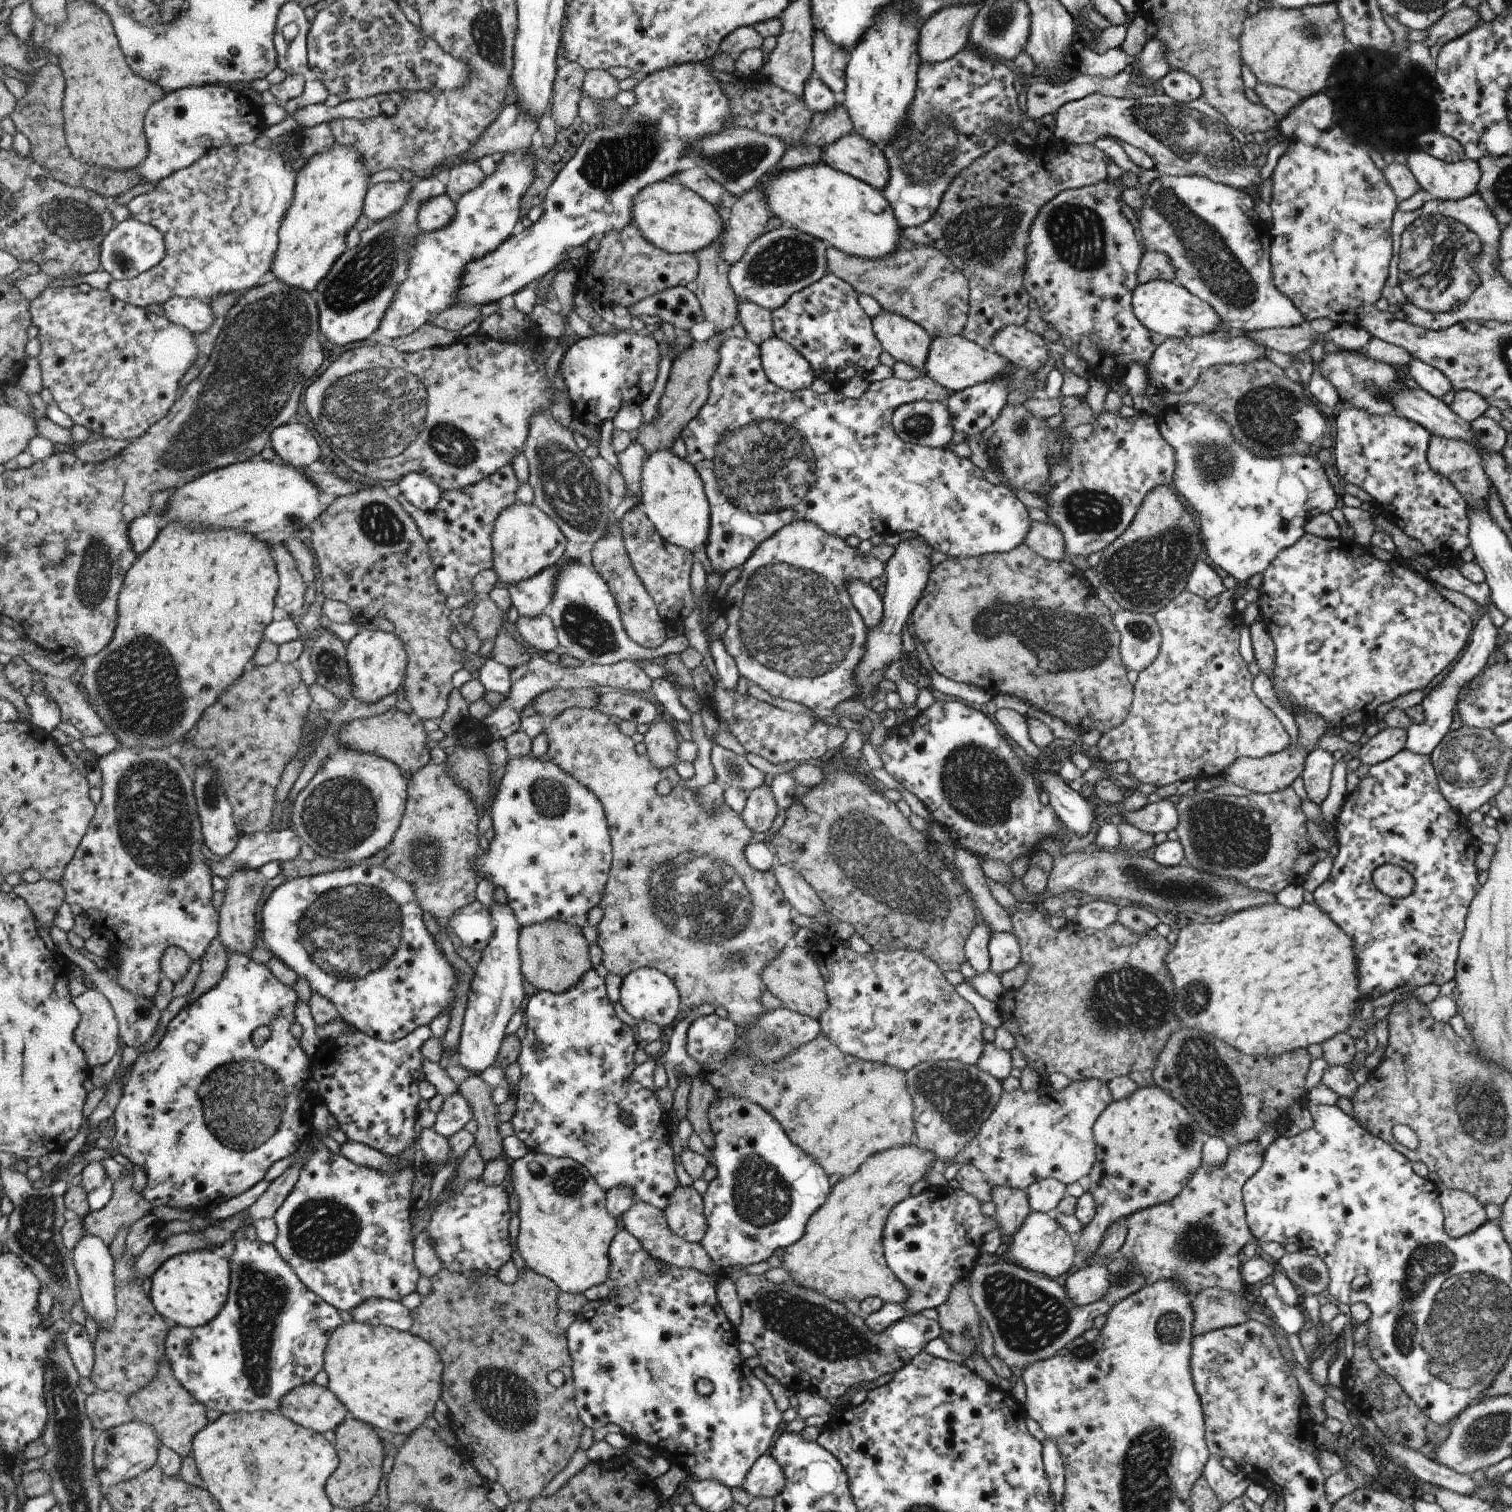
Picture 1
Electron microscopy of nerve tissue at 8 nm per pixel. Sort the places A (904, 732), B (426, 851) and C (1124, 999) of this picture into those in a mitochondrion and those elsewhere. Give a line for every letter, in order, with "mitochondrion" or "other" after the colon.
A: other
B: mitochondrion
C: mitochondrion

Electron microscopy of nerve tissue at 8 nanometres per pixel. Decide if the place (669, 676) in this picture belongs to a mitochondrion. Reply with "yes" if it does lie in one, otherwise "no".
no

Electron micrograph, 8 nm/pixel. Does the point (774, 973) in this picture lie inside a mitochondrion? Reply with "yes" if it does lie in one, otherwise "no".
no

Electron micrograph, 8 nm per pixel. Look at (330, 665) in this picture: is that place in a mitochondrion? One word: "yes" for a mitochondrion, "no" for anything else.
yes

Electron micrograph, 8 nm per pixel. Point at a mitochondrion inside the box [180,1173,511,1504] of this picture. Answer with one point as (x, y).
(263, 1295)

